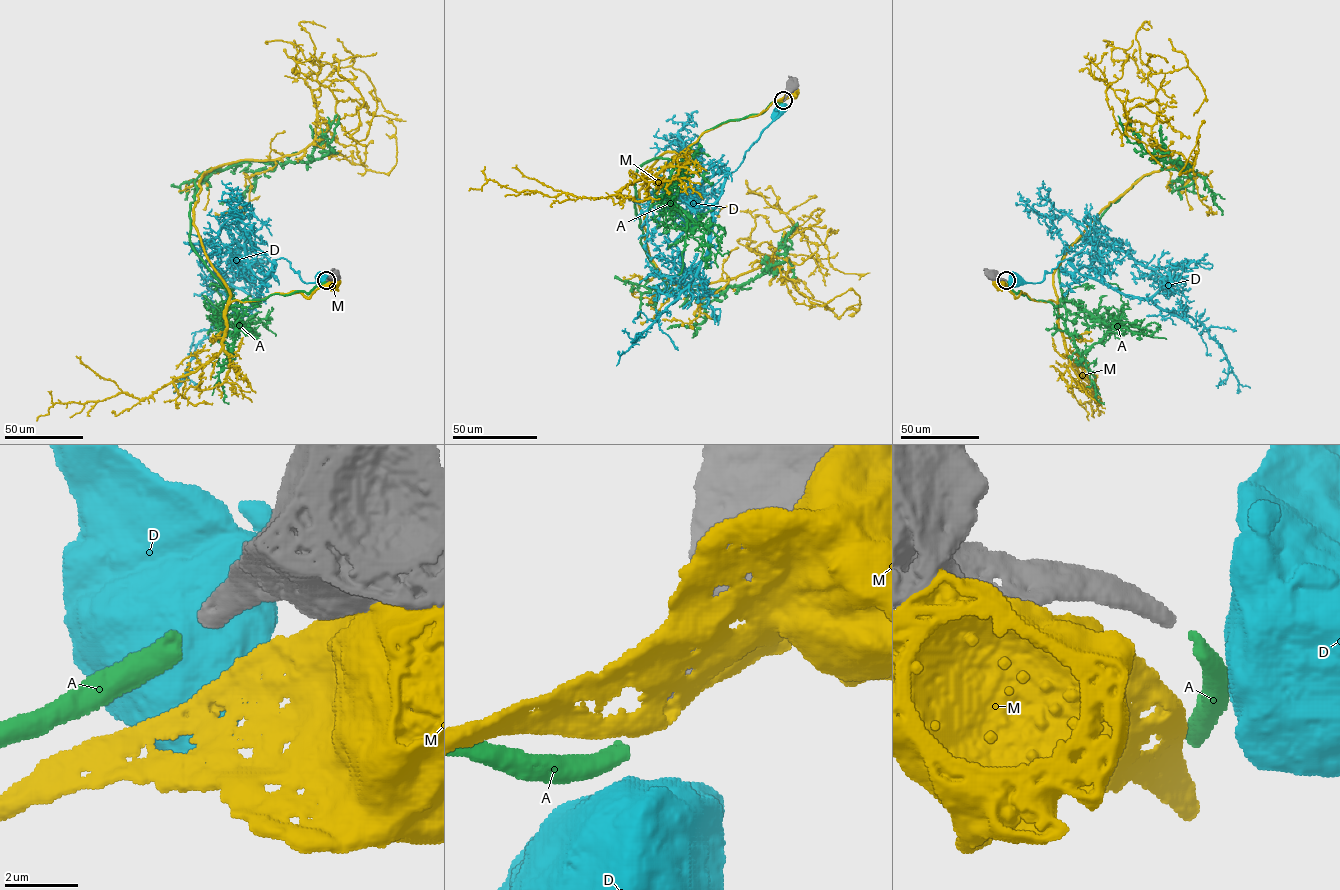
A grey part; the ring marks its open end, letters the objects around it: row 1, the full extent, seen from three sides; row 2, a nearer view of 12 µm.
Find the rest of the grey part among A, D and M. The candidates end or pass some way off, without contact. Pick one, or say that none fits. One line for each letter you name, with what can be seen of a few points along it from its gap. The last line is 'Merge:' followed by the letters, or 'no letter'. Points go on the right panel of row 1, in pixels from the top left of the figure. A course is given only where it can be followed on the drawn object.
A: Its course: (1007, 281), (1030, 299), (1062, 305), (1064, 253), (1142, 177), (1180, 167), (1130, 142), (1118, 116)
Merge: A

